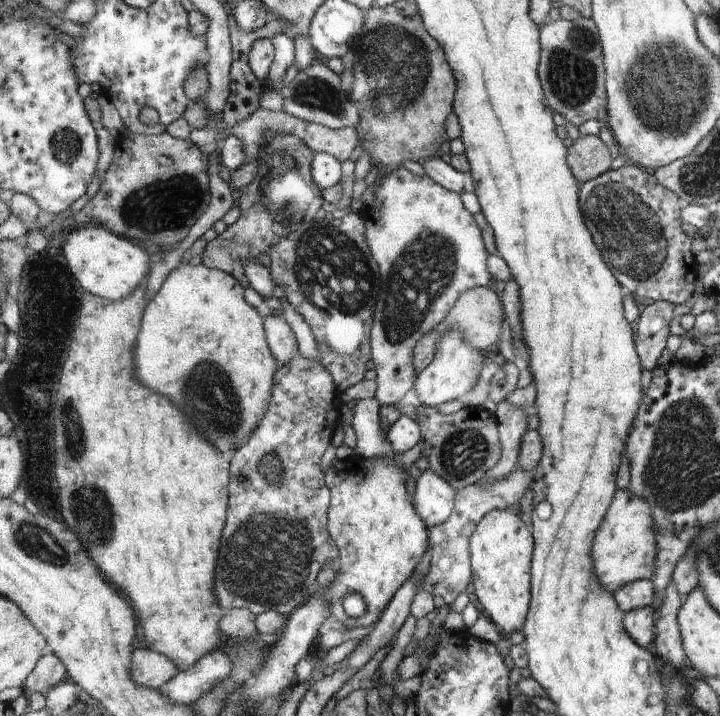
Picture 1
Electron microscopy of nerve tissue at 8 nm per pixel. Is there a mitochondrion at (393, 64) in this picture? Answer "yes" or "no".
yes

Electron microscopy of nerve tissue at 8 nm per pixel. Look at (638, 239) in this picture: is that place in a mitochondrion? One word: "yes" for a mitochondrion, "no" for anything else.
yes

